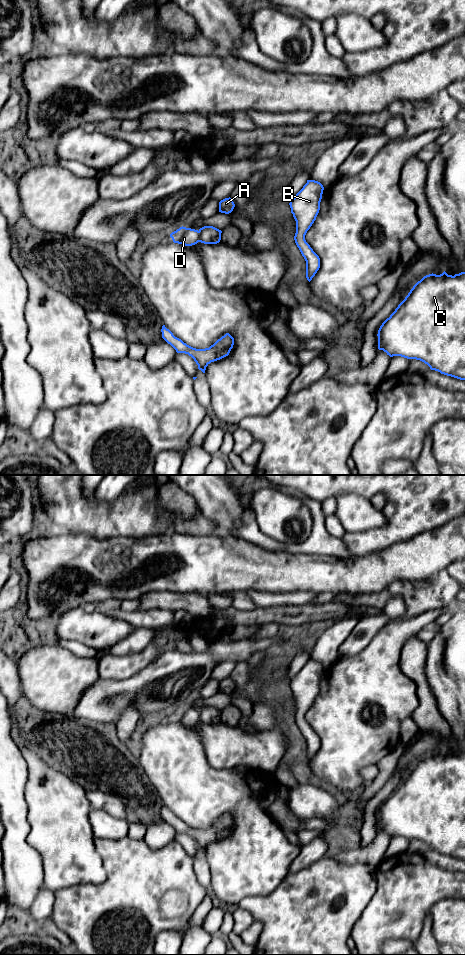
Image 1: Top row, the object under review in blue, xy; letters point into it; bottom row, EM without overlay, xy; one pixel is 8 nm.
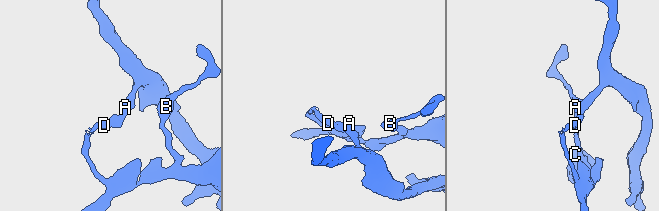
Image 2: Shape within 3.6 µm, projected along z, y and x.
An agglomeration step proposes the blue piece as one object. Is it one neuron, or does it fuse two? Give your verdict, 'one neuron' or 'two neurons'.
two neurons

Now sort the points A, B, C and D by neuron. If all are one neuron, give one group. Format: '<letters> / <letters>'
A / B C D

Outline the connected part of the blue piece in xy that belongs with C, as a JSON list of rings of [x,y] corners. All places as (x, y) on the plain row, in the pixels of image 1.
[[[445,751],[440,754],[429,754],[418,761],[410,770],[405,779],[398,785],[395,791],[387,798],[378,810],[378,829],[383,830],[390,837],[401,836],[407,839],[416,839],[427,844],[431,850],[441,854],[451,856],[460,860],[465,860],[465,752],[448,755]]]

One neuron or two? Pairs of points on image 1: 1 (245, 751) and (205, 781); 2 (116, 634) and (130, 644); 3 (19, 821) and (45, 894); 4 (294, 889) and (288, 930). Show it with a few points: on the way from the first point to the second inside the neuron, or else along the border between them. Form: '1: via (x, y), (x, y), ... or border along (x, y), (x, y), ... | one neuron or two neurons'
1: border along (205, 752), (207, 761), (213, 767), (232, 769) | two neurons
2: border along (136, 628), (111, 647) | two neurons
3: border along (42, 885), (30, 906) | two neurons
4: via (294, 899), (294, 920) | one neuron

